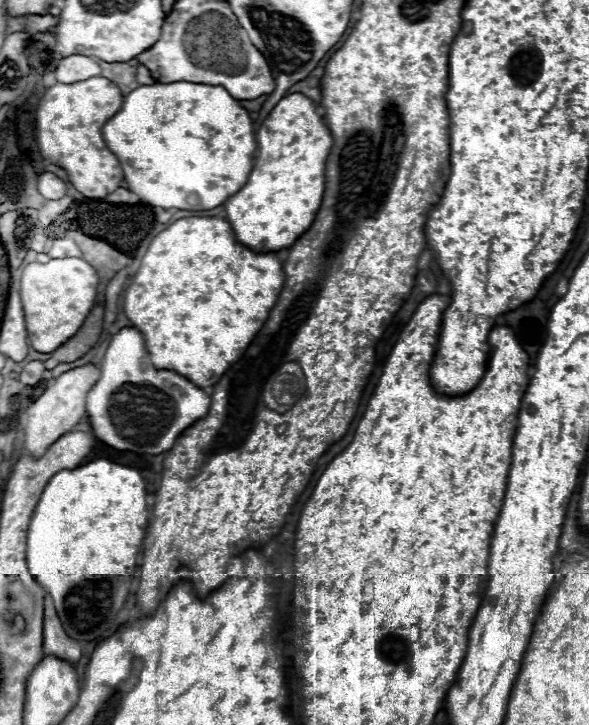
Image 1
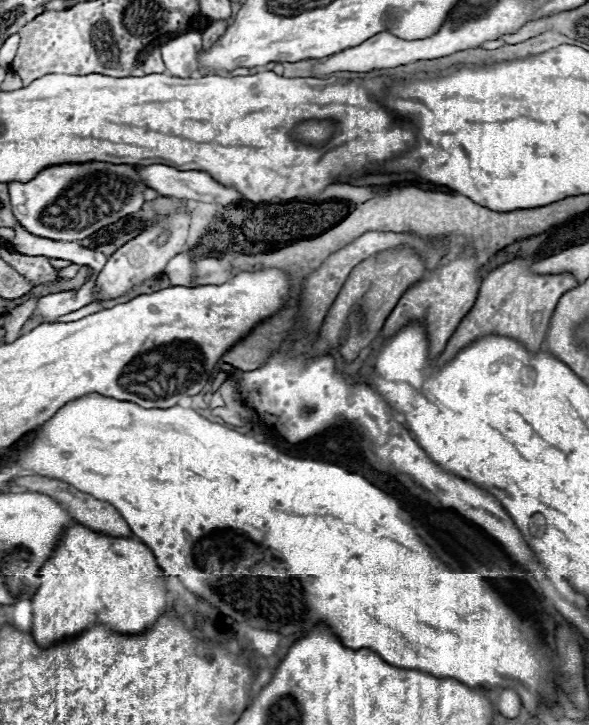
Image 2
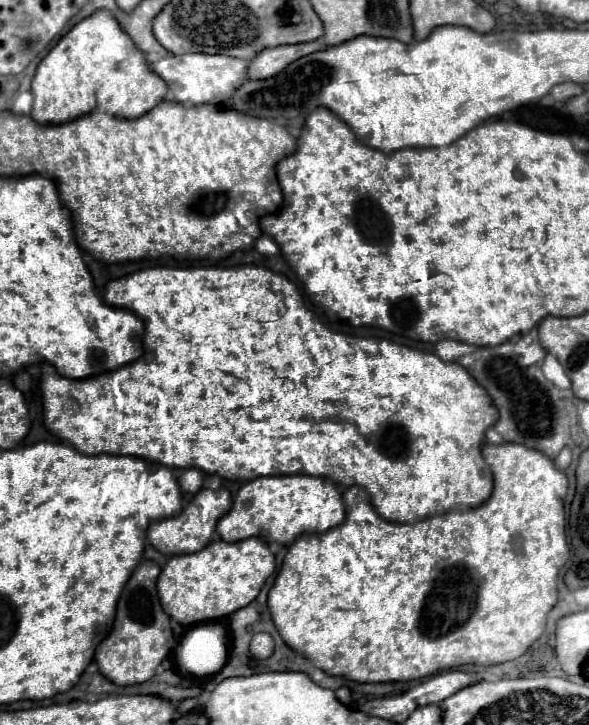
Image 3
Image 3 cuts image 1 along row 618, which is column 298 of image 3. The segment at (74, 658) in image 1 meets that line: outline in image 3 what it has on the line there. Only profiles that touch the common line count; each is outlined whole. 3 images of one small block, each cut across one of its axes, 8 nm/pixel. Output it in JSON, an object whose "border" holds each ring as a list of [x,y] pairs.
{"border":[[[314,40],[314,42],[304,42],[304,44],[294,44],[294,46],[276,46],[276,48],[266,48],[262,50],[256,60],[250,62],[248,68],[248,78],[250,80],[264,80],[280,74],[288,64],[296,62],[302,56],[314,54],[318,50],[324,50],[326,44]]]}

